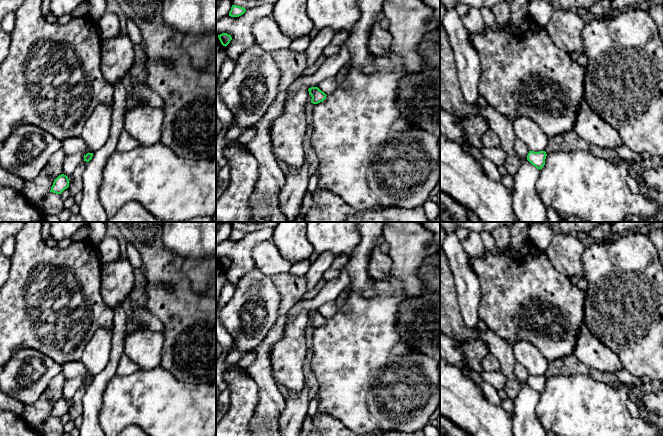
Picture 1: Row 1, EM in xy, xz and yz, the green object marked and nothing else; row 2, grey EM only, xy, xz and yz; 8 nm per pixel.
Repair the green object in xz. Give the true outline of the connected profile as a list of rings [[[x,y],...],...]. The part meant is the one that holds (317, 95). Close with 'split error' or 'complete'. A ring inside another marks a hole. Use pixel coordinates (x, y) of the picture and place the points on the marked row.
[[[311,87],[308,89],[309,95],[312,97],[311,103],[318,104],[326,99],[326,94],[318,87]]] | complete

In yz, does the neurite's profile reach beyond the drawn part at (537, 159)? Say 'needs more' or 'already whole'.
already whole

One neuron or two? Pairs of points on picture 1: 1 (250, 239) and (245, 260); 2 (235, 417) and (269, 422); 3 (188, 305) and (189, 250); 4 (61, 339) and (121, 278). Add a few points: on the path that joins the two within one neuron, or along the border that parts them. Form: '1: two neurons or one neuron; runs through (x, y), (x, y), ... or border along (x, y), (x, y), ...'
1: one neuron; runs through (246, 244), (245, 255)
2: two neurons; border along (259, 397), (249, 425)
3: two neurons; border along (164, 245), (168, 250), (184, 259)
4: two neurons; border along (100, 273), (100, 294), (103, 301), (112, 310)

